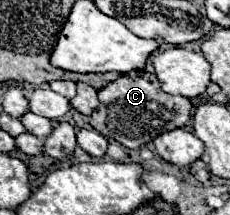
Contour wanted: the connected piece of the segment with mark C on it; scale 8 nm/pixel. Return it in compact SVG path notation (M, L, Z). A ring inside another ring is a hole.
M130 71L120 75L116 81L108 83L98 91L100 105L90 115L90 125L104 137L114 139L128 149L138 149L142 143L150 143L158 135L186 127L192 113L192 101L182 95L170 95L160 89L160 81L154 73Z

